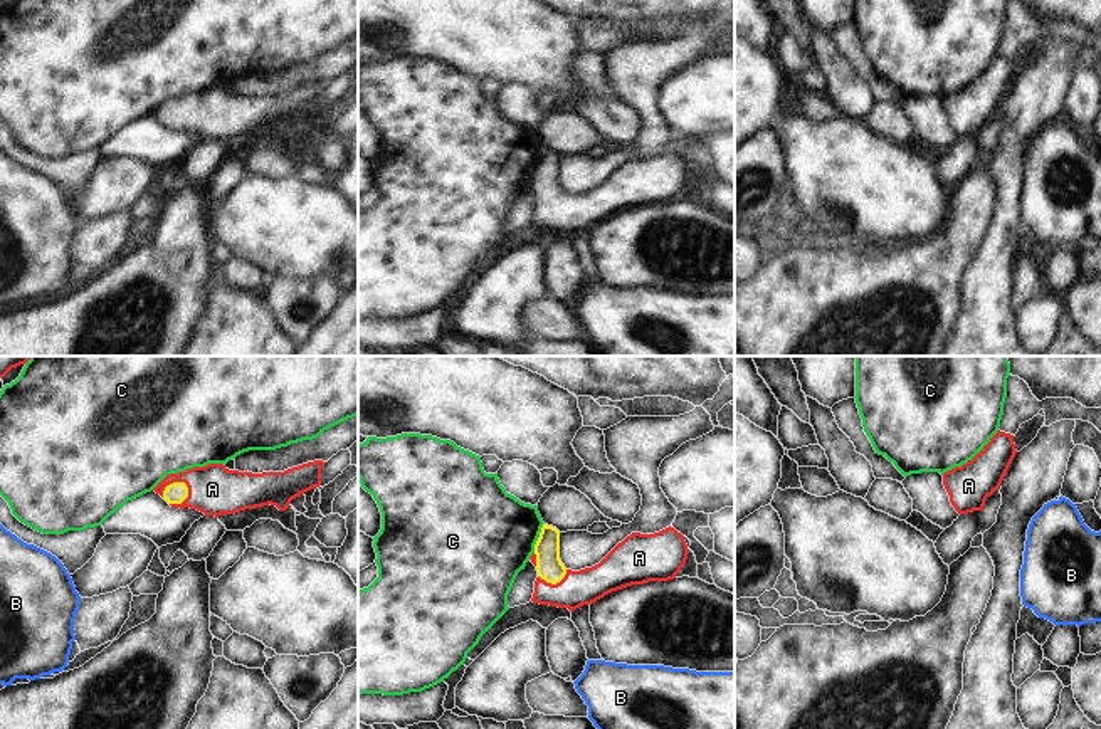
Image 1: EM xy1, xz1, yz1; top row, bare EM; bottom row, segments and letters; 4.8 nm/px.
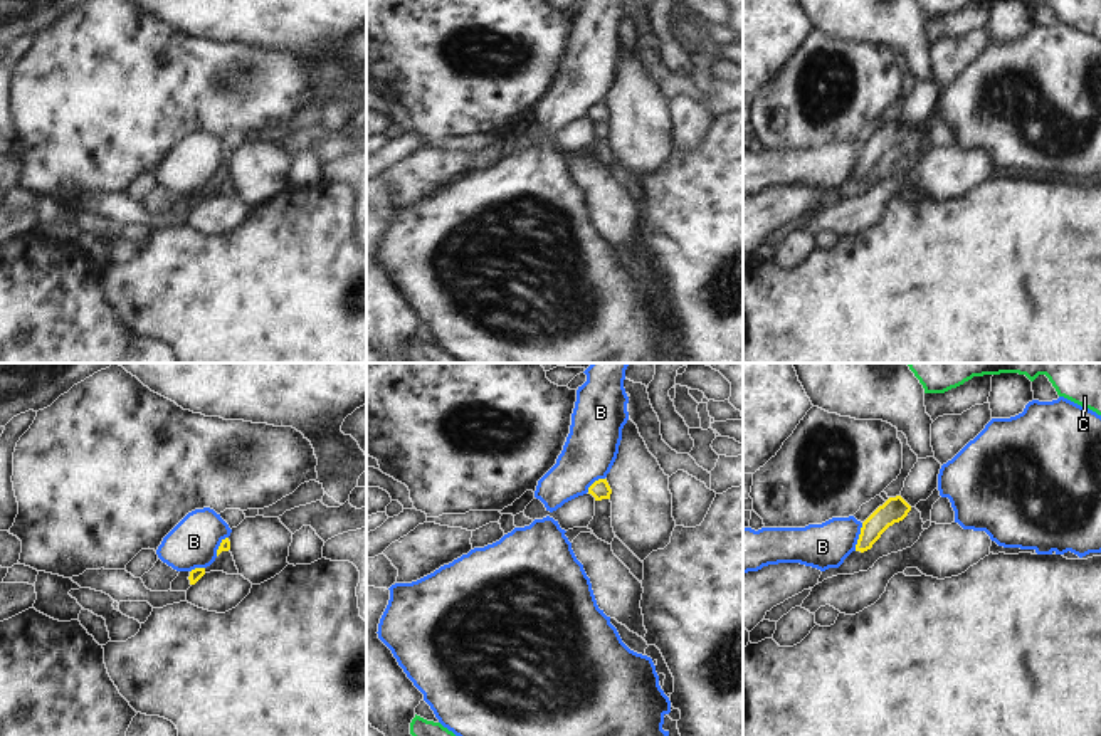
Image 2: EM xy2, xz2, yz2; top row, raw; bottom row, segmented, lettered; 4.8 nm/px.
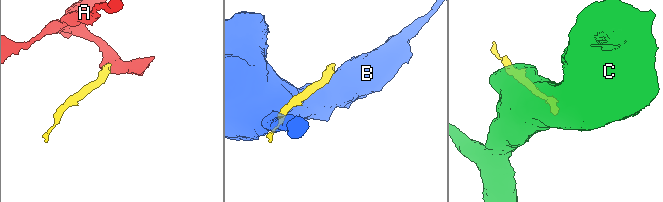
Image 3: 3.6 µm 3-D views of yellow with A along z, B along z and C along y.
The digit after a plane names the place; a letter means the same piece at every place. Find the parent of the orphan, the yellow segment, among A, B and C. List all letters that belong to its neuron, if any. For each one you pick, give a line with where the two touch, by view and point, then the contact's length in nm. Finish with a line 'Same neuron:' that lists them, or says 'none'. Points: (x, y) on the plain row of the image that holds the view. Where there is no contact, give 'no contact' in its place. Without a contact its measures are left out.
A: contact xy1 (173, 106); length 140 nm
Same neuron: A

